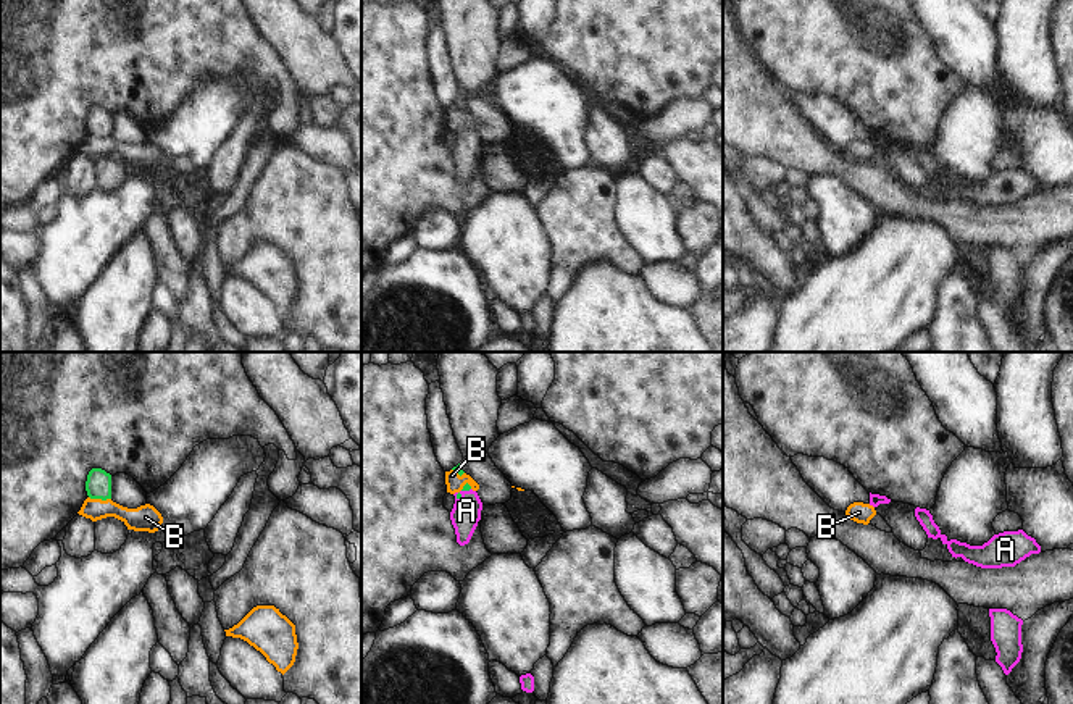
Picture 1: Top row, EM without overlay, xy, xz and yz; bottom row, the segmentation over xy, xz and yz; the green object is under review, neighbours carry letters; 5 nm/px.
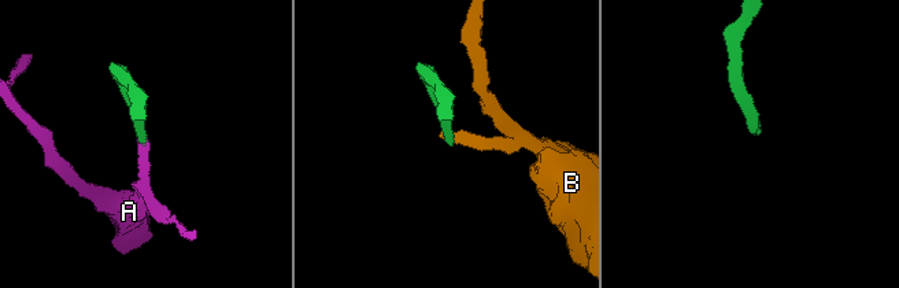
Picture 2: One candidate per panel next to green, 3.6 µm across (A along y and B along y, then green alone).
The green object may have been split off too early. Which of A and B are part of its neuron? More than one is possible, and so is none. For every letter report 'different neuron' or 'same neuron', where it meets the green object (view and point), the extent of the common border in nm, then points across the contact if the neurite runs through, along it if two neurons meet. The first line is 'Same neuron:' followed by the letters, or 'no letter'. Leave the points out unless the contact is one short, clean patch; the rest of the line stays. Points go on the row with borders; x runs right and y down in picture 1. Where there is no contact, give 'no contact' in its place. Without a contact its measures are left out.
Same neuron: A
A: same neuron | xz (462, 490) | 90 nm | across xz (459, 494), (462, 490), (467, 511)
B: different neuron | xy (100, 498) | 110 nm | along xy (89, 496), (110, 499)

